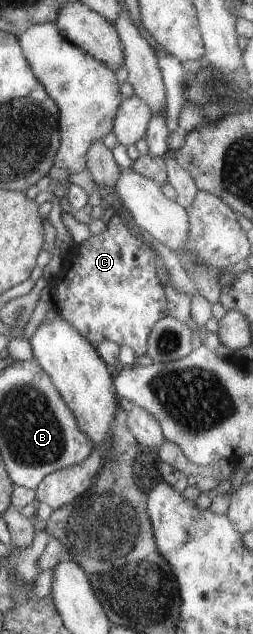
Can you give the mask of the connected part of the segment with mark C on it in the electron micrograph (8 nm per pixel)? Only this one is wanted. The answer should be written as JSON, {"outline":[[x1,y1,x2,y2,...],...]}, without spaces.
{"outline":[[111,212,106,226,107,230,103,234,91,235,79,246,73,244,69,248,62,262,63,271,59,276,53,276,48,285,55,290,55,309,63,320,77,328,77,332,80,332,93,348,97,348,103,340,111,340,120,347,129,346,136,357,147,355,147,340,152,328,169,312,169,302,165,298,164,286,156,270,156,251,139,240,117,214]]}

